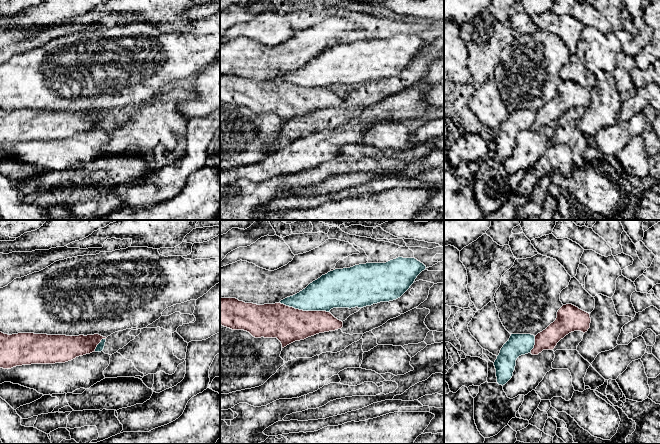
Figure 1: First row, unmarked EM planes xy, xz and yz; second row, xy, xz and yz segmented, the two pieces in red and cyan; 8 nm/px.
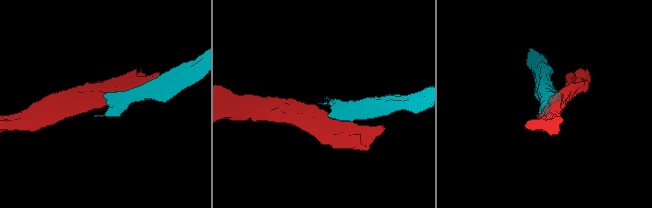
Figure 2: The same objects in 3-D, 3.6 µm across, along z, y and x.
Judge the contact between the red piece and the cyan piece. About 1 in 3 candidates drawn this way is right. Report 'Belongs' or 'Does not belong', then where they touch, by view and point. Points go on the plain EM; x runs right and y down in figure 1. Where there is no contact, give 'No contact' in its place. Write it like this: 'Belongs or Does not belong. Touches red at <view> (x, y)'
Does not belong. Touches red at xz (305, 87)

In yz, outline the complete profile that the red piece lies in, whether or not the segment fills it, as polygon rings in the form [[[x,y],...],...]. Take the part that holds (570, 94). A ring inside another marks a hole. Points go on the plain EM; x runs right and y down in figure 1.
[[[572,80],[563,81],[557,88],[556,96],[535,112],[532,131],[543,126],[553,126],[557,119],[574,107],[587,108],[590,104],[590,90]]]

